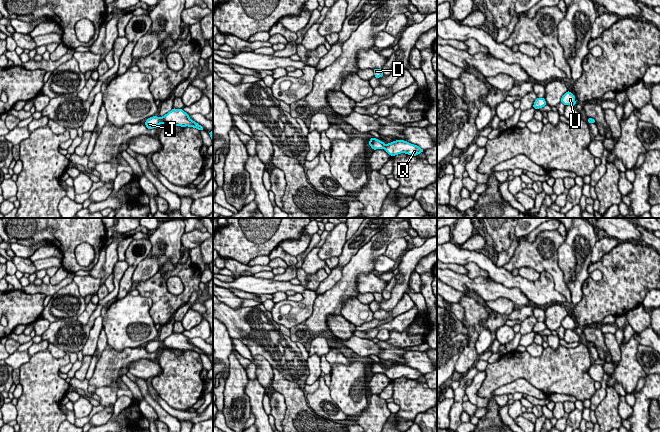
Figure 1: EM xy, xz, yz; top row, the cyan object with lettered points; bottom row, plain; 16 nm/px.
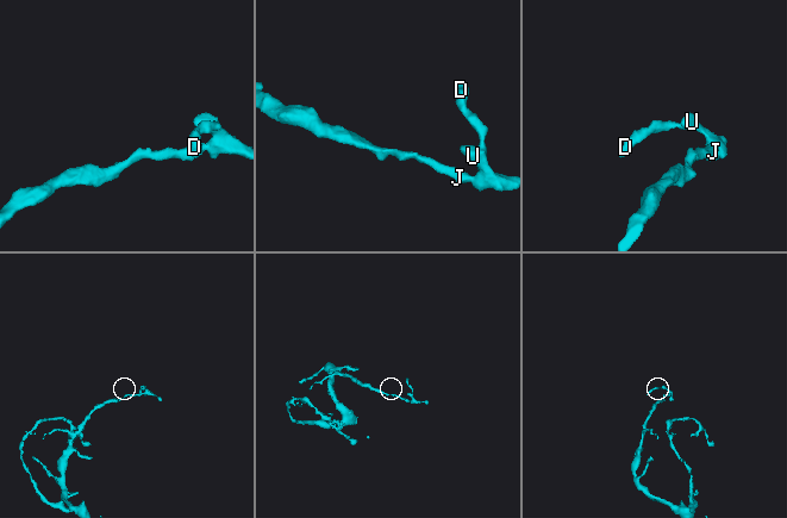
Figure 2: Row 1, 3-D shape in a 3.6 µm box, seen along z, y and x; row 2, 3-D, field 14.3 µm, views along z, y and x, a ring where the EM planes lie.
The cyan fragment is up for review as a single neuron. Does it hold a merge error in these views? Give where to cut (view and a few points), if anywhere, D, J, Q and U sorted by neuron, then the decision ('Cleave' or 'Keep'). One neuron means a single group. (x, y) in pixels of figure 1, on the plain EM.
No split. Groups: D J Q U. Keep

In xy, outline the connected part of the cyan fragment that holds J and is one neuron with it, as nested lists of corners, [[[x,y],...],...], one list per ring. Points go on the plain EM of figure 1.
[[[173,332],[170,336],[166,339],[161,341],[150,341],[146,344],[145,349],[148,353],[156,352],[159,348],[169,348],[172,350],[189,350],[194,351],[198,354],[204,354],[202,350],[194,346],[189,342],[189,338],[185,337],[182,333],[175,333]]]

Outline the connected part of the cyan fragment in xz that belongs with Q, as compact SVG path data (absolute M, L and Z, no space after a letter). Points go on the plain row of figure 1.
M372 361L369 365L369 369L374 374L385 373L386 376L390 378L391 380L395 380L400 377L406 377L408 379L416 380L419 377L424 376L424 374L421 373L419 370L413 369L401 363L393 365L386 369L382 365Z

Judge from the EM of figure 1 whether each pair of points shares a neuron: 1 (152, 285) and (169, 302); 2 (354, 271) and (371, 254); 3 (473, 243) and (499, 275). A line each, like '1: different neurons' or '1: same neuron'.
1: same neuron
2: same neuron
3: different neurons

